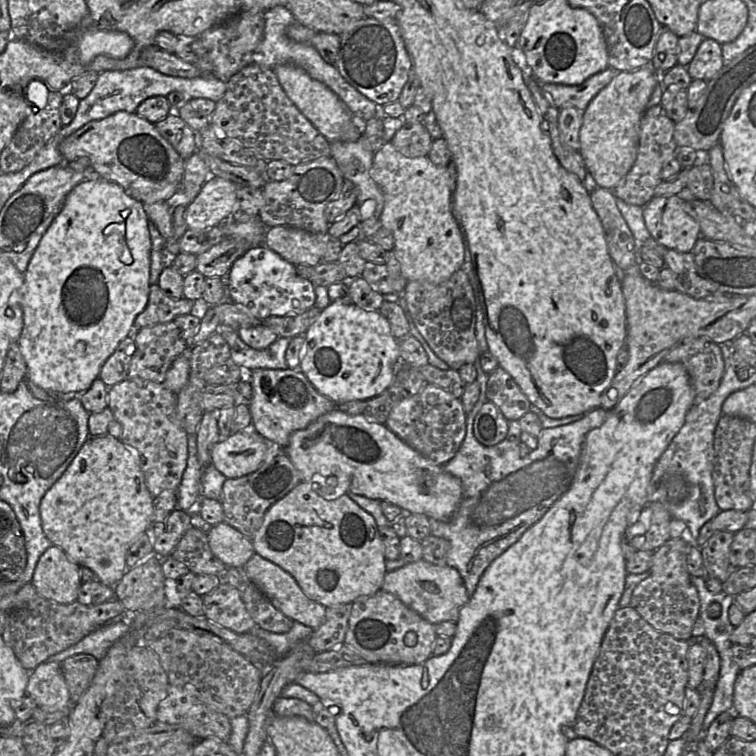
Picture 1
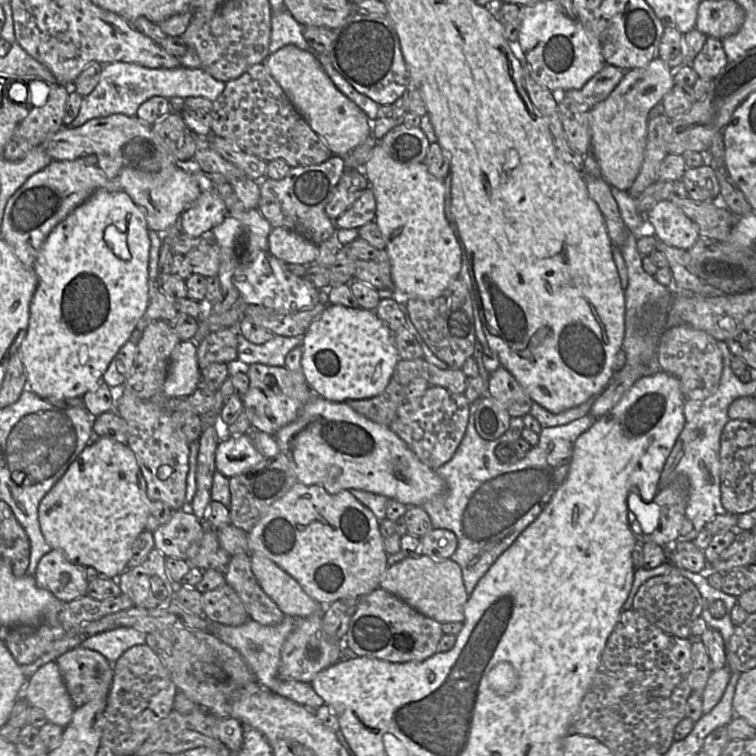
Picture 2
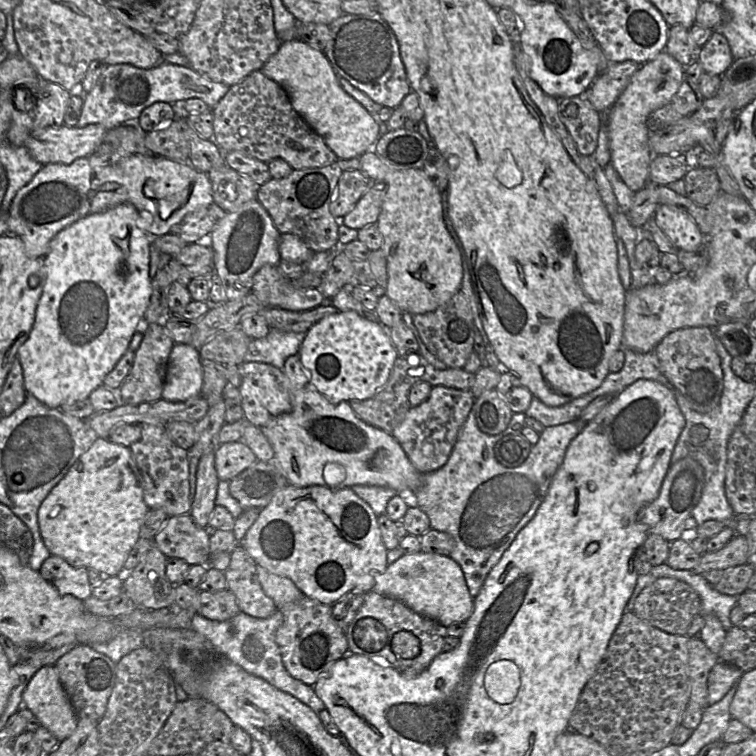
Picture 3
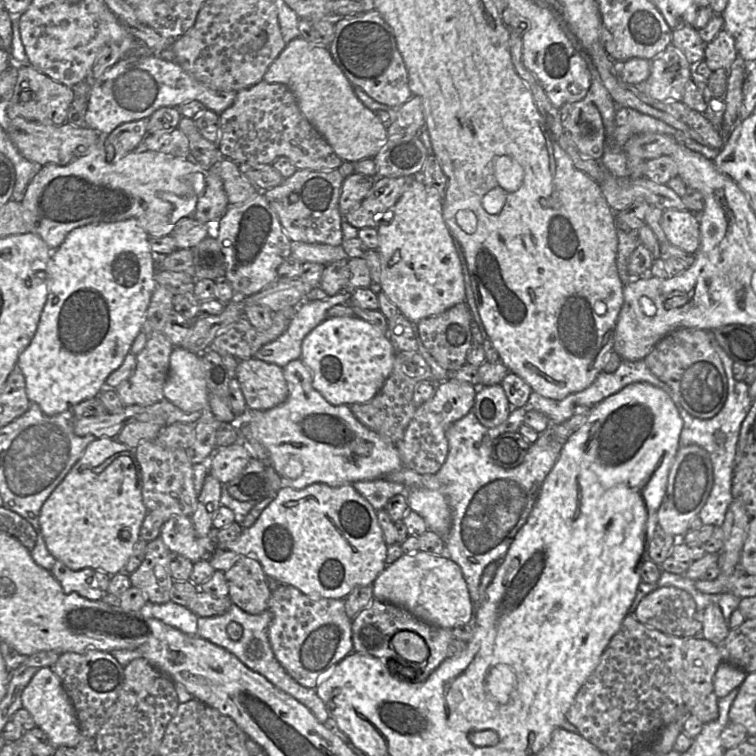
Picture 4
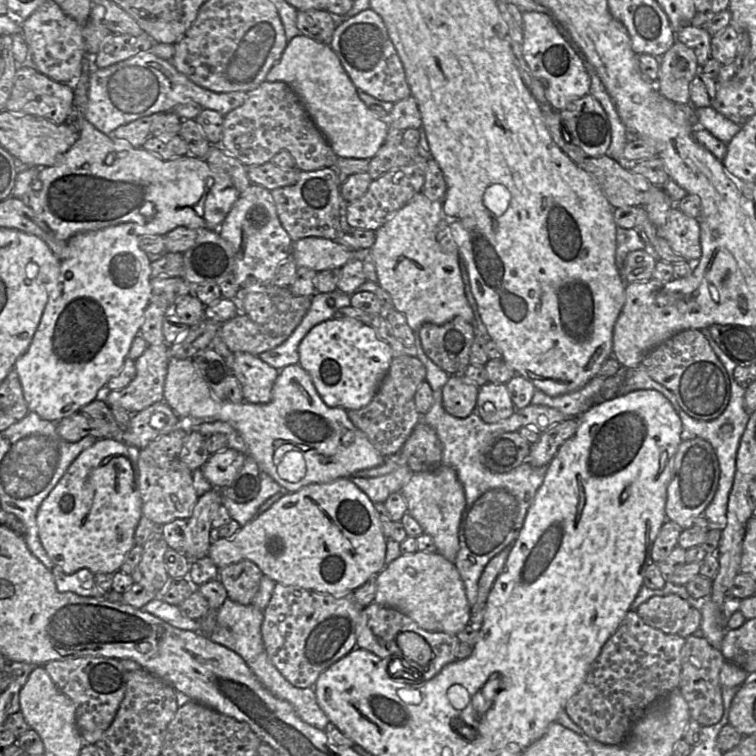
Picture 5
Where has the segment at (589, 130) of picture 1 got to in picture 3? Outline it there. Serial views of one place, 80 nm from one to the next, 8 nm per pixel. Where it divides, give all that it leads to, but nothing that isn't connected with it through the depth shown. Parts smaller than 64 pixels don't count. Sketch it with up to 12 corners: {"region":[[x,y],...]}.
{"region":[[667,52],[639,67],[607,113],[610,163],[649,183],[650,115],[684,68]]}

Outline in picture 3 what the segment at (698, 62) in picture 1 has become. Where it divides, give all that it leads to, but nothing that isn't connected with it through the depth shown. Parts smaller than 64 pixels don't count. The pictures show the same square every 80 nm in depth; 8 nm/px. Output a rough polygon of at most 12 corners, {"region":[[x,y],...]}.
{"region":[[714,31],[697,52],[706,74],[721,76],[733,63],[725,36]]}

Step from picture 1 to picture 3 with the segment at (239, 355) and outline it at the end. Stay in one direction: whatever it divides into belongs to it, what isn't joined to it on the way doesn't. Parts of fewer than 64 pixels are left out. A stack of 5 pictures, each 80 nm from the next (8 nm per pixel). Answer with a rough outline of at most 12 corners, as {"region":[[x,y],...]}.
{"region":[[271,328],[251,339],[245,362],[284,370],[305,335]]}

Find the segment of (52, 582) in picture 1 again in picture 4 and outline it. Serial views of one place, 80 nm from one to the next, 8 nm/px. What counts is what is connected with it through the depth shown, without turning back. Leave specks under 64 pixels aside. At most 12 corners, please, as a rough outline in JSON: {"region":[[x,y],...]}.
{"region":[[56,560],[51,573],[66,594],[89,600],[106,594],[96,585],[95,571],[73,571]]}

